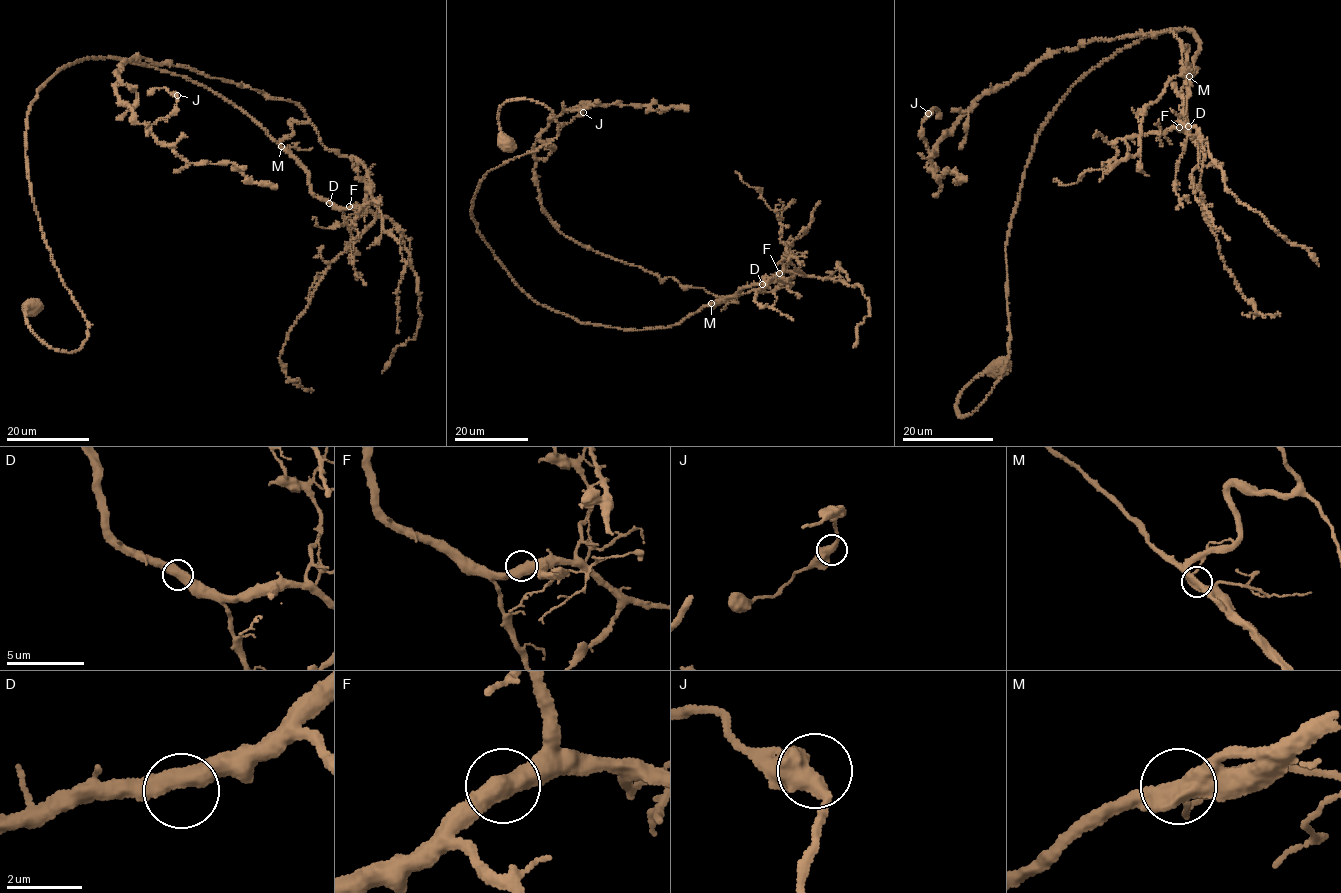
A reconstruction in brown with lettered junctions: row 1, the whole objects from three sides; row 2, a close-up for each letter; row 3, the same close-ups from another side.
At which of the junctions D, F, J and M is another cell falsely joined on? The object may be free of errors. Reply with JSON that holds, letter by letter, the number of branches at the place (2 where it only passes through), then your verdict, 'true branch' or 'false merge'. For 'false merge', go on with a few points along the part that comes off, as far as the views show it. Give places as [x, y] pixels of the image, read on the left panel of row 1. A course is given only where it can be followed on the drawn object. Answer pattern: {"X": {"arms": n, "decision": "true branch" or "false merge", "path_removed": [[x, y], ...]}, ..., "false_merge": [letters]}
{"D": {"arms": 2, "decision": "true branch"}, "F": {"arms": 2, "decision": "true branch"}, "J": {"arms": 2, "decision": "true branch"}, "M": {"arms": 2, "decision": "true branch"}, "false_merge": []}

